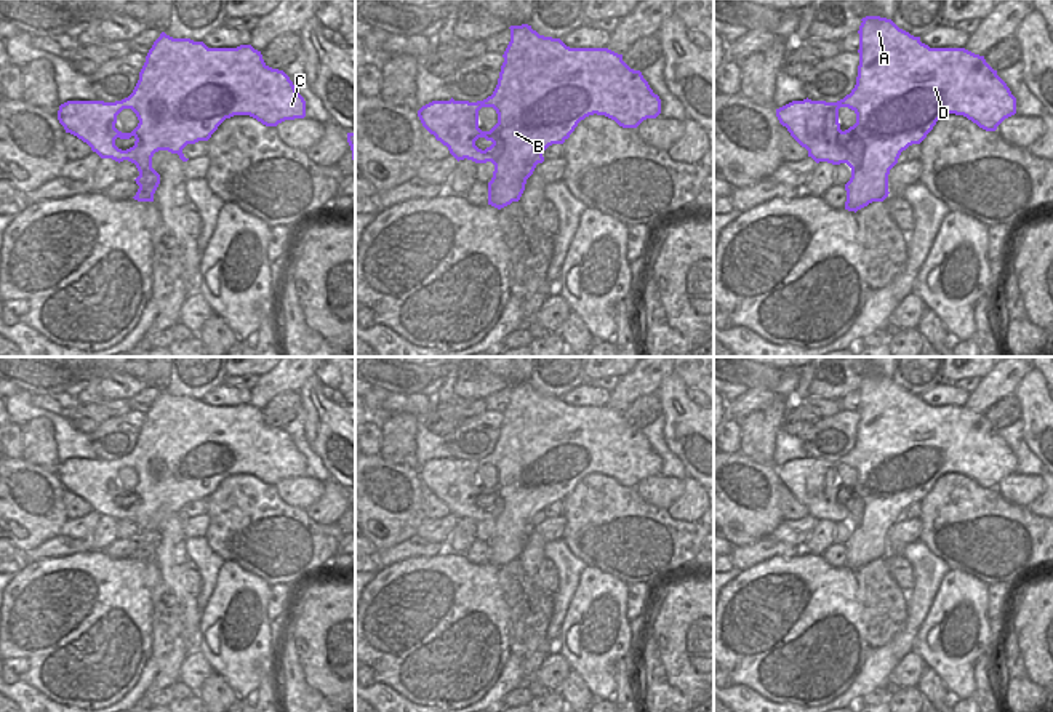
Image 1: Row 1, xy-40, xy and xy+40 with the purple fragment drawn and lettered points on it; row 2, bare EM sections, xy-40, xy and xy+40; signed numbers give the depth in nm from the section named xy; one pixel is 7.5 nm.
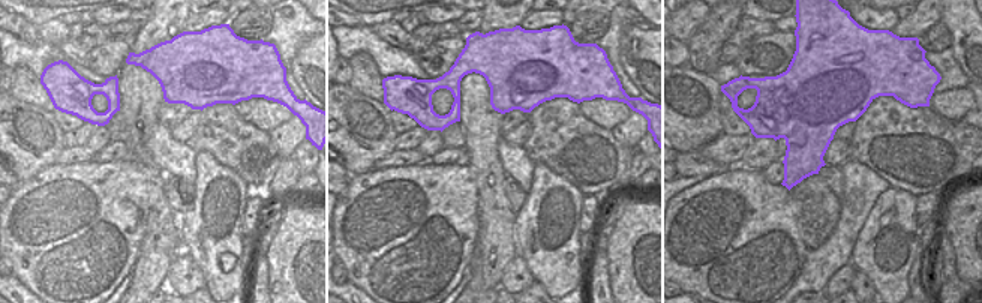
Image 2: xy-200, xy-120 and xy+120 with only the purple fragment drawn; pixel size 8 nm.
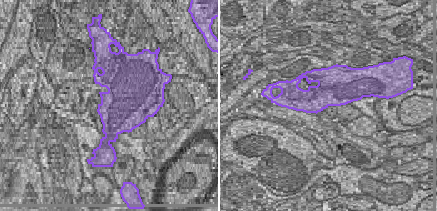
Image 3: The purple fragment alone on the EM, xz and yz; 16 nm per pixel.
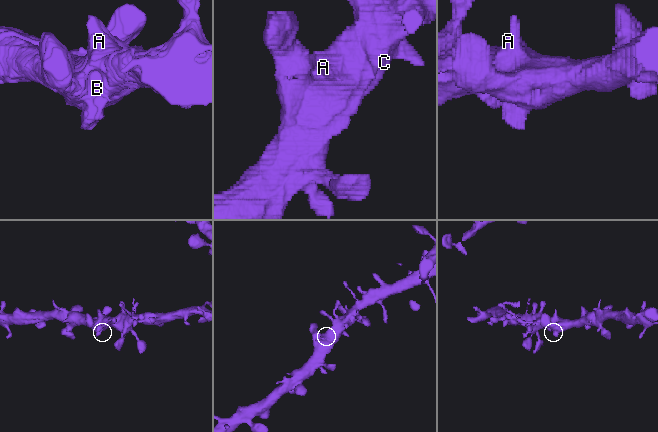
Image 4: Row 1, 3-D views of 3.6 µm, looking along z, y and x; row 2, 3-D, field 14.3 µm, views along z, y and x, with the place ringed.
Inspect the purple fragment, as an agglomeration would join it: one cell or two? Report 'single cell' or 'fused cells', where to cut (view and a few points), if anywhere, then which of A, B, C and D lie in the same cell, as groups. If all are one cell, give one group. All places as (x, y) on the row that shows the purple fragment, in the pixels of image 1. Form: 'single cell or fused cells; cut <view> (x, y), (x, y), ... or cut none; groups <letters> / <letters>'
single cell; cut none; groups A B C D

